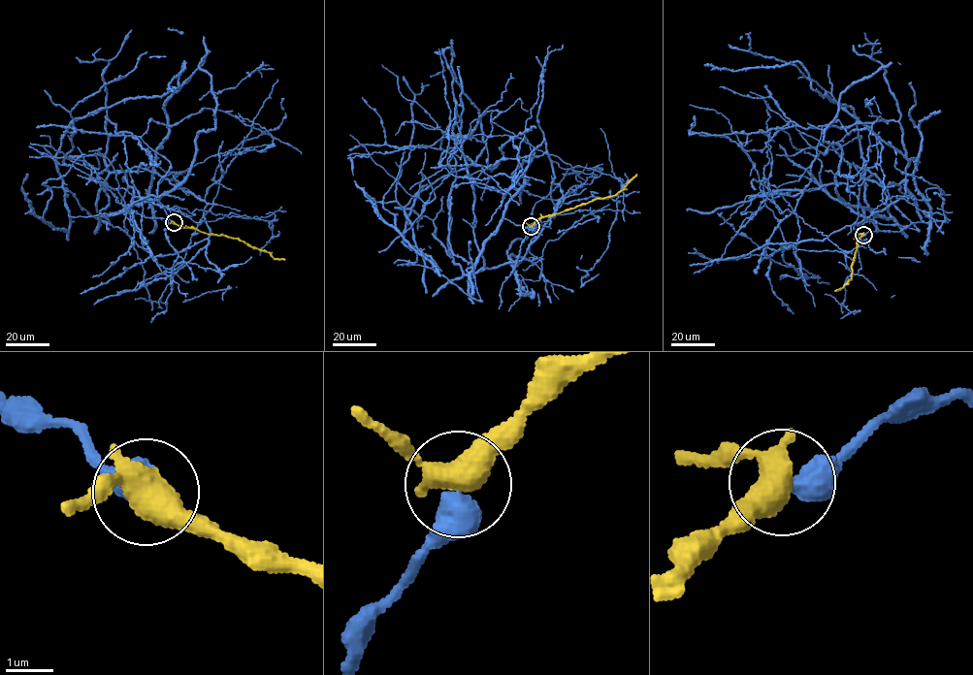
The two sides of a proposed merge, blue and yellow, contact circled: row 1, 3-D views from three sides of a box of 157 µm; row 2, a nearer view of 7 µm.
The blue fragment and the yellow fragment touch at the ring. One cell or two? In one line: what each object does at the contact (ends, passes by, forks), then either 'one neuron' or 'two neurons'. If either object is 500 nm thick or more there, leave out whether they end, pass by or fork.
two neurons

